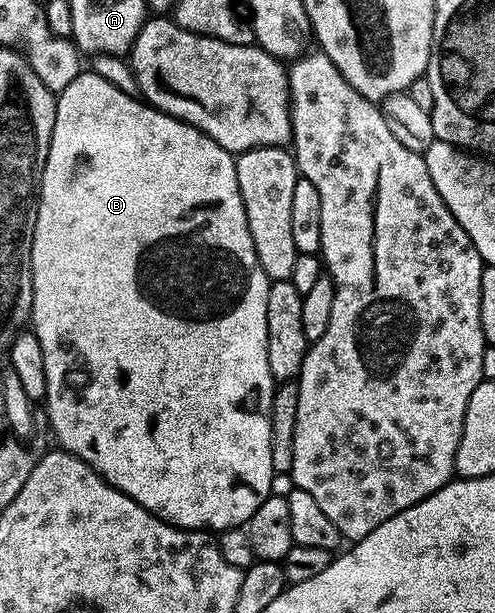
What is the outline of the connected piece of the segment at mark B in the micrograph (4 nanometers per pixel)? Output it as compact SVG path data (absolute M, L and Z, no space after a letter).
M82 71L81 75L75 78L75 82L71 82L71 86L67 86L57 96L55 130L51 134L47 162L39 181L35 234L31 242L31 274L33 275L31 330L39 338L39 346L43 350L43 370L47 370L47 390L43 407L49 415L49 424L53 427L58 442L61 443L58 444L60 451L75 454L80 460L87 462L87 466L91 466L107 483L115 486L115 490L127 494L135 502L139 502L143 510L155 514L163 522L173 524L177 528L208 530L210 533L219 534L225 528L240 528L248 525L255 510L258 510L271 494L271 478L274 474L271 466L271 402L275 381L271 374L271 366L267 366L267 294L271 281L269 275L263 270L263 266L259 266L259 258L255 254L255 242L251 238L251 226L247 226L247 210L243 206L243 198L239 190L237 161L234 153L223 150L219 142L215 142L195 126L161 112L136 95L125 93L96 72Z

